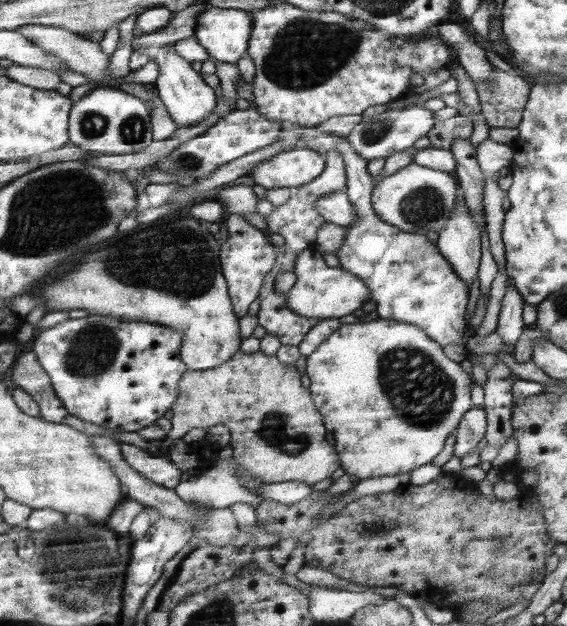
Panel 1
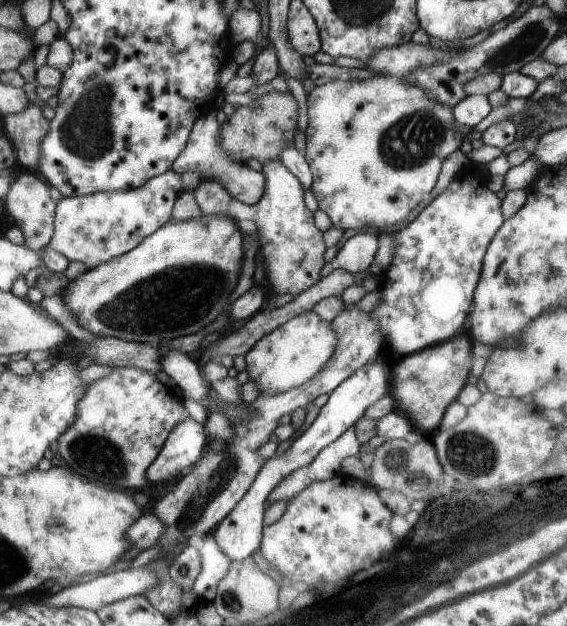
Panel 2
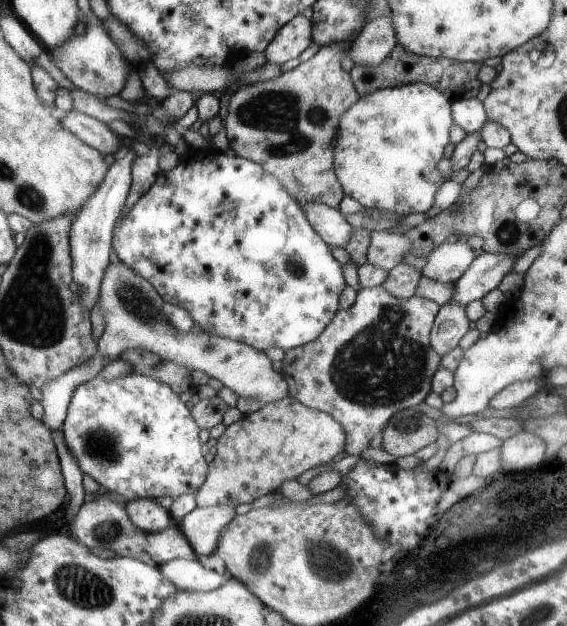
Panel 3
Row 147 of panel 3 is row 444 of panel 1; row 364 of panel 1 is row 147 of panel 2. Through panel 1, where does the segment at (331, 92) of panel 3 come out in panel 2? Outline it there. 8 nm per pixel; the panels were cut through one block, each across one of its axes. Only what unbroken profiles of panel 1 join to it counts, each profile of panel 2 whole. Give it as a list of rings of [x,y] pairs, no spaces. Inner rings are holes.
[[[270,91],[257,97],[256,106],[240,106],[231,115],[226,116],[225,122],[220,124],[220,144],[229,158],[234,163],[246,164],[249,158],[255,158],[262,165],[270,161],[279,161],[279,152],[285,146],[291,146],[293,136],[295,136],[295,120],[297,120],[297,102],[293,100],[291,93],[280,93]],[[247,126],[253,126],[251,132],[247,131]]]

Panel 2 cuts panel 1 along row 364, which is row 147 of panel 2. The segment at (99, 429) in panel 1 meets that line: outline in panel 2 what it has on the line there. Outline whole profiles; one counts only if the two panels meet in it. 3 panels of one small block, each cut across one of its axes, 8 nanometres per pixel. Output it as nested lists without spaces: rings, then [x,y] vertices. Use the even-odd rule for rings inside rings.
[[[30,103],[23,112],[4,116],[4,125],[16,148],[19,162],[37,174],[40,170],[41,145],[52,128],[52,121],[45,118],[39,107]]]

